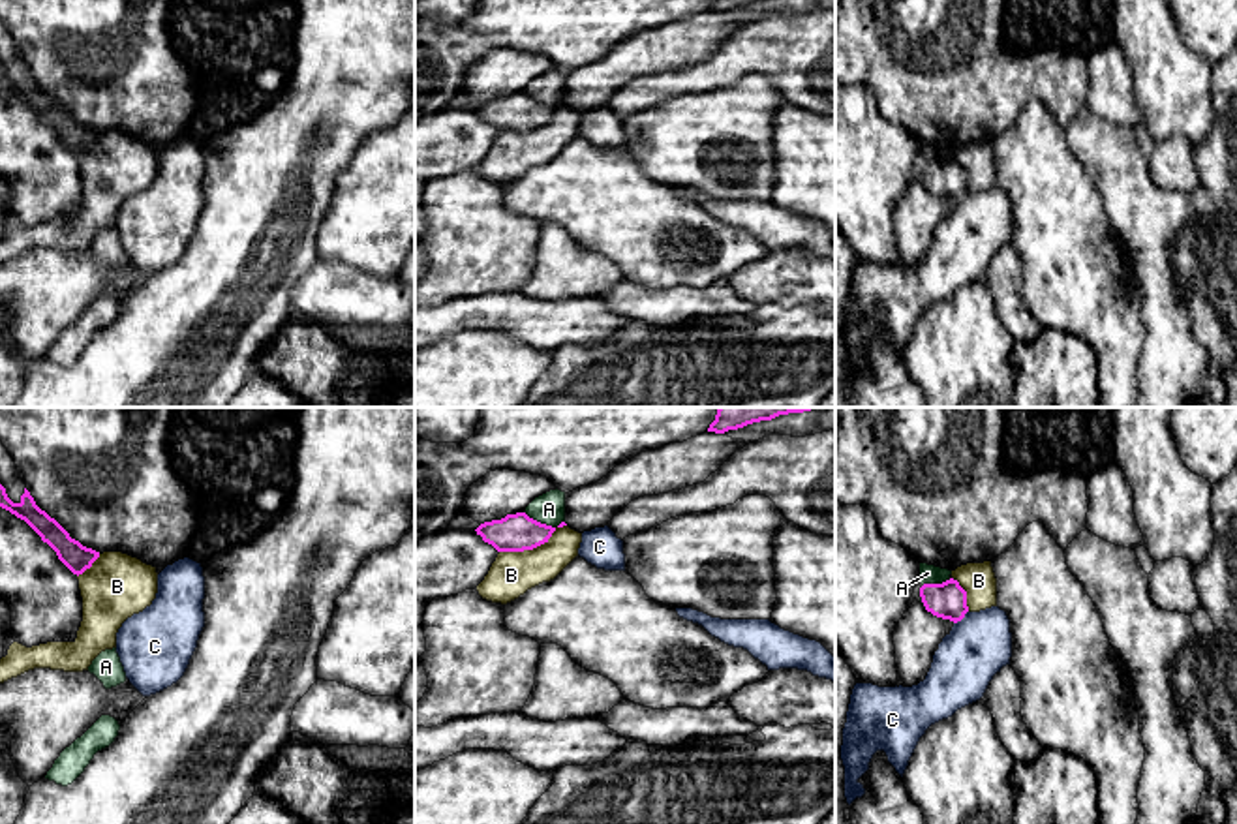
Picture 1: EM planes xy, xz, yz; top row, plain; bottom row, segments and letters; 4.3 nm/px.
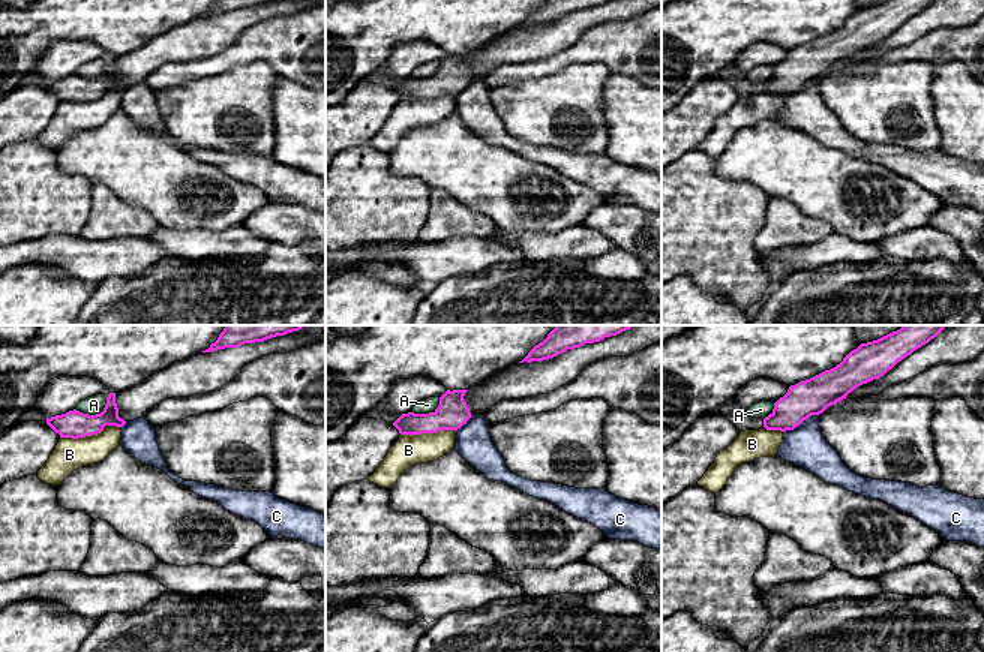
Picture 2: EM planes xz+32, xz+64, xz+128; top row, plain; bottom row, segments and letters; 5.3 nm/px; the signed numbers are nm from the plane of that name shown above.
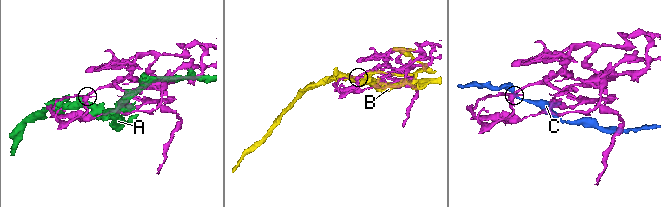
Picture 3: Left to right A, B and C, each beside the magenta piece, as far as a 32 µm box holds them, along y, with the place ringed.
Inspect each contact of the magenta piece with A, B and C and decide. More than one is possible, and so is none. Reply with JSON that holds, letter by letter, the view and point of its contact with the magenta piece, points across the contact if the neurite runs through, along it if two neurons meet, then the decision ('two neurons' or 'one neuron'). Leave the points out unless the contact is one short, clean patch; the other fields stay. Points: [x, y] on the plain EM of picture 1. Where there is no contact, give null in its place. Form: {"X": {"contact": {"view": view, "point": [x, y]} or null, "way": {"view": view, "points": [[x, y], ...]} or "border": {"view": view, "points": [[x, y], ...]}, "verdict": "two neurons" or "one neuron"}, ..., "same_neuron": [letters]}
{"A": {"contact": {"view": "xz", "point": [545, 104]}, "border": {"view": "xz", "points": [[524, 91], [552, 106], [564, 102]]}, "verdict": "two neurons"}, "B": {"contact": {"view": "xz", "point": [532, 128]}, "verdict": "two neurons"}, "C": {"contact": {"view": "yz", "point": [962, 198]}, "border": {"view": "yz", "points": [[967, 190], [954, 203]]}, "verdict": "two neurons"}, "same_neuron": []}

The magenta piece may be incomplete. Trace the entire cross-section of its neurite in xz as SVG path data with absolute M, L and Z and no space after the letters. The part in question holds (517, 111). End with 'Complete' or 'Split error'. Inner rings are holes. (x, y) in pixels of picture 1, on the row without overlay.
M516 92L501 99L484 101L475 111L497 131L524 131L548 122L556 107L541 103L526 92Z. Complete

